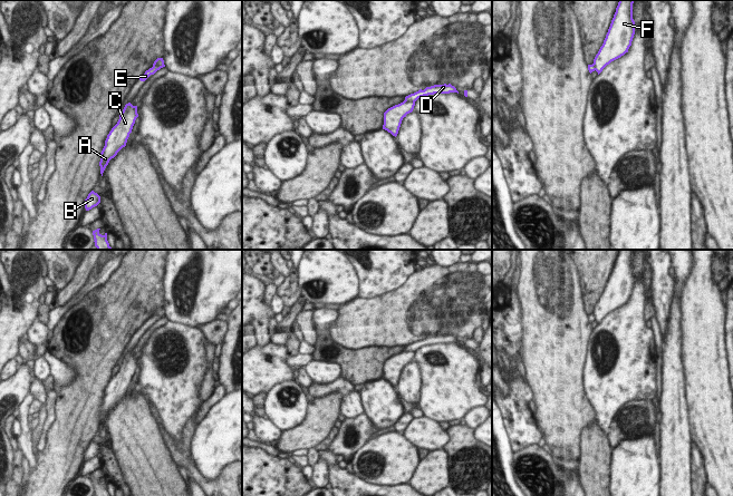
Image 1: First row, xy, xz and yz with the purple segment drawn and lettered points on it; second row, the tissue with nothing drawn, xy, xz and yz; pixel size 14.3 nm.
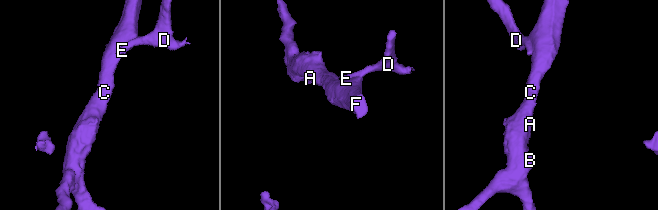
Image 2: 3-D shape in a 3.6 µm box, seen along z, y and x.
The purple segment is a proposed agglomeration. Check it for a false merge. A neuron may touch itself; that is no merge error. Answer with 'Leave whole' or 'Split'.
Split

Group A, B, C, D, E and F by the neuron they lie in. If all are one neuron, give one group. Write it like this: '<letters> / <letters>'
A B C F / D E

